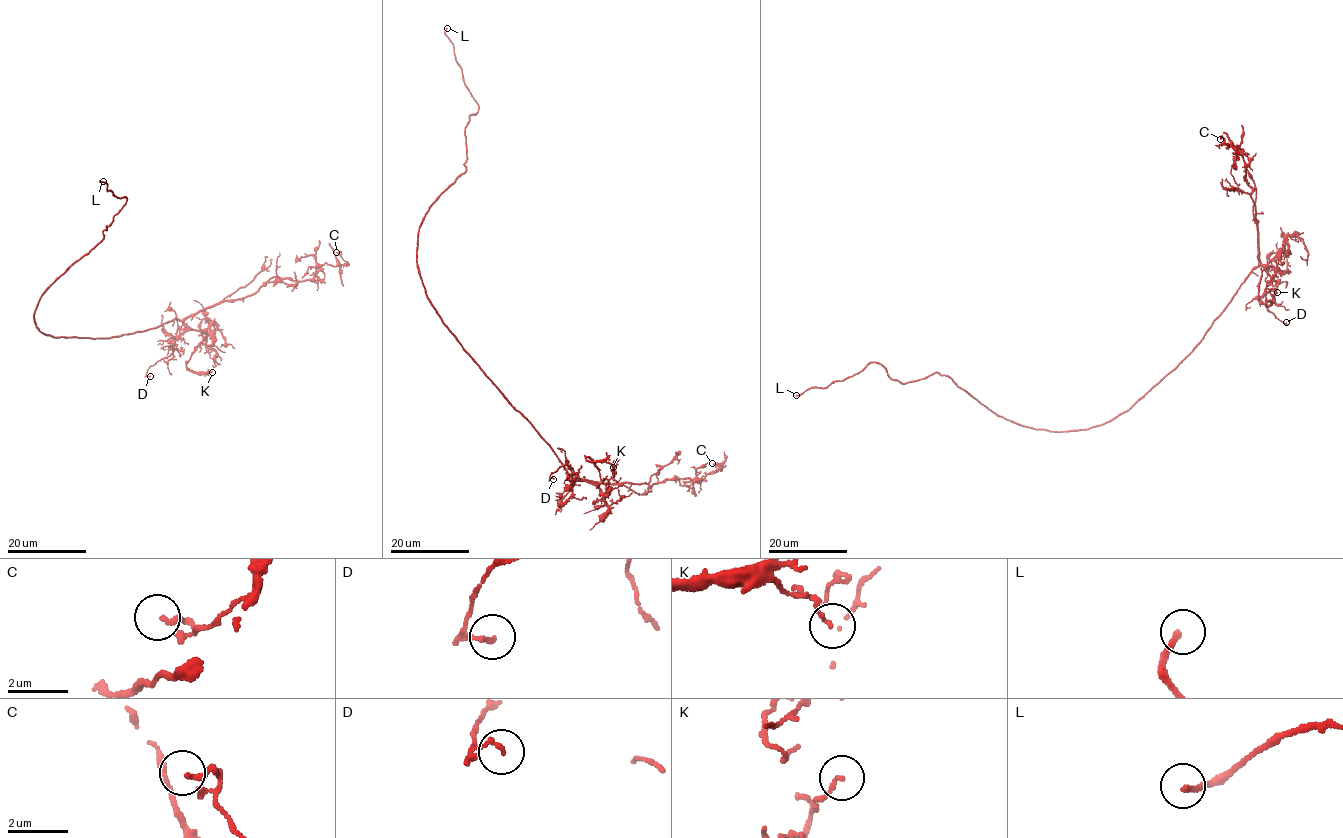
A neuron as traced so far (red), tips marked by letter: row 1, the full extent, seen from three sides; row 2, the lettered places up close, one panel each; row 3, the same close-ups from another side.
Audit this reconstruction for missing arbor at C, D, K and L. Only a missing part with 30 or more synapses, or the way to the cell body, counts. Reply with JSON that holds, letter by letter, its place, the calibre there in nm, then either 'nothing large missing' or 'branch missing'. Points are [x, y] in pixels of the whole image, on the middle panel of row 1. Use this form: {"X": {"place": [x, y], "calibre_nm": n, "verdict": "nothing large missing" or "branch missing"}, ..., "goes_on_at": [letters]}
{"C": {"place": [712, 463], "calibre_nm": 170, "verdict": "nothing large missing"}, "D": {"place": [553, 479], "calibre_nm": 130, "verdict": "nothing large missing"}, "K": {"place": [613, 467], "calibre_nm": 110, "verdict": "nothing large missing"}, "L": {"place": [447, 28], "calibre_nm": 180, "verdict": "branch missing"}, "goes_on_at": ["L"]}

